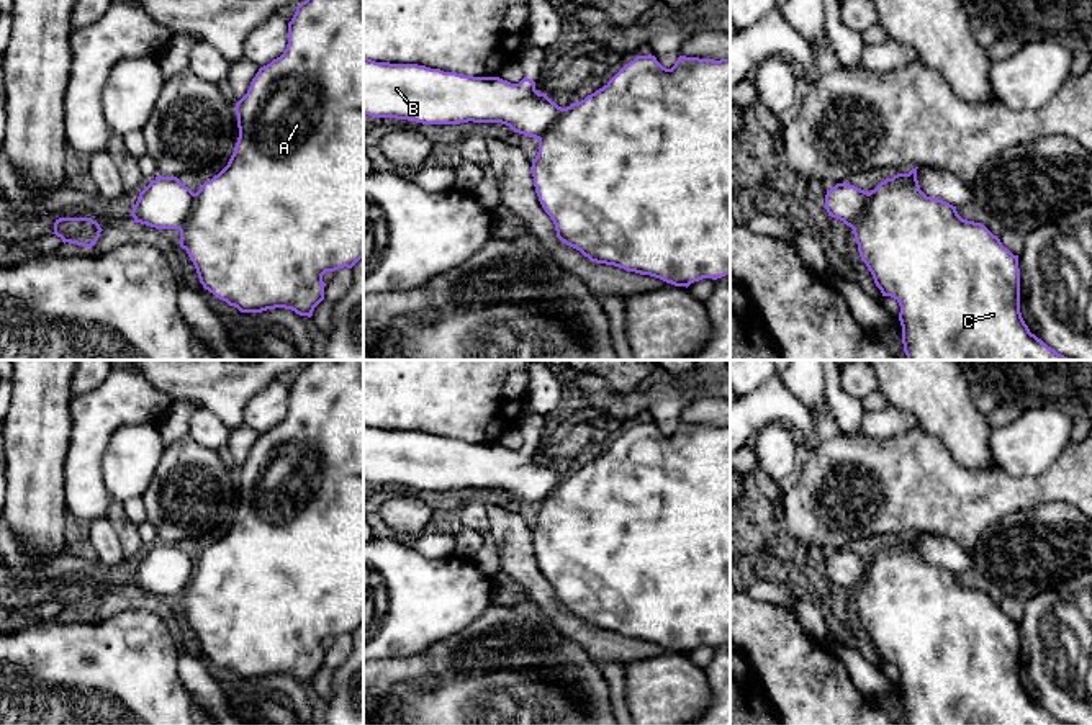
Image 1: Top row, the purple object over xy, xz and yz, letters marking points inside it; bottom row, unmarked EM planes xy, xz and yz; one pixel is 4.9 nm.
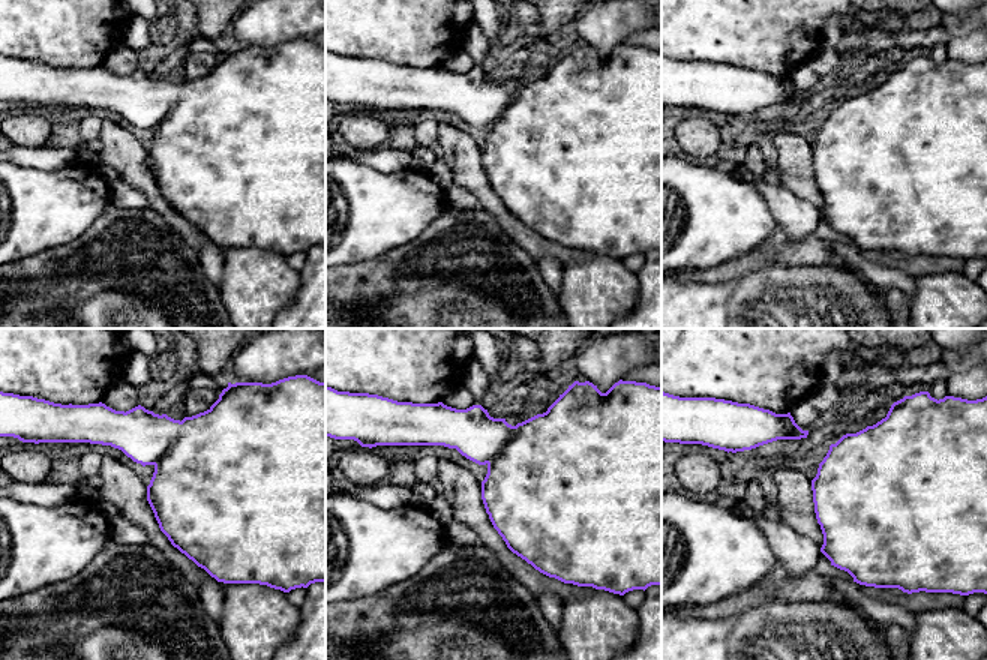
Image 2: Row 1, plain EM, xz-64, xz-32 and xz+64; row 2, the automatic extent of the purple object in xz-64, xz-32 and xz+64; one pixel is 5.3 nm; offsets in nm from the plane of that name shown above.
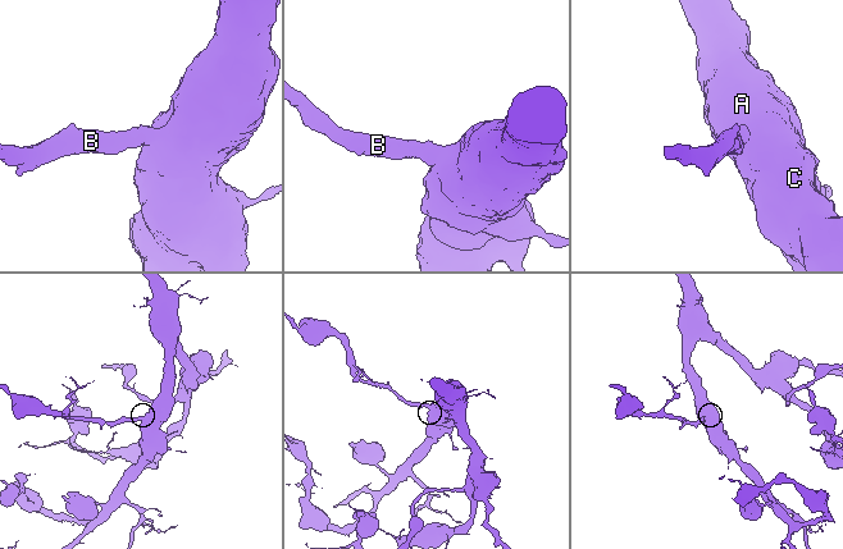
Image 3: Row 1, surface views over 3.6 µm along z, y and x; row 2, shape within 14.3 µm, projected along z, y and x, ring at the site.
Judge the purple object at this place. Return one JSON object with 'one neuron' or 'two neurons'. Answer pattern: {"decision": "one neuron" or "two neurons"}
{"decision": "one neuron"}

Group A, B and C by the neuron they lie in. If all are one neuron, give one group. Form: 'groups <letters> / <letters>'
groups A B C

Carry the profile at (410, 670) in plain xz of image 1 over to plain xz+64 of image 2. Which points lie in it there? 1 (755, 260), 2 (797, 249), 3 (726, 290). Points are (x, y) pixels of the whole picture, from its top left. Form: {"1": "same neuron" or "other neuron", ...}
{"1": "same neuron", "2": "same neuron", "3": "other neuron"}

